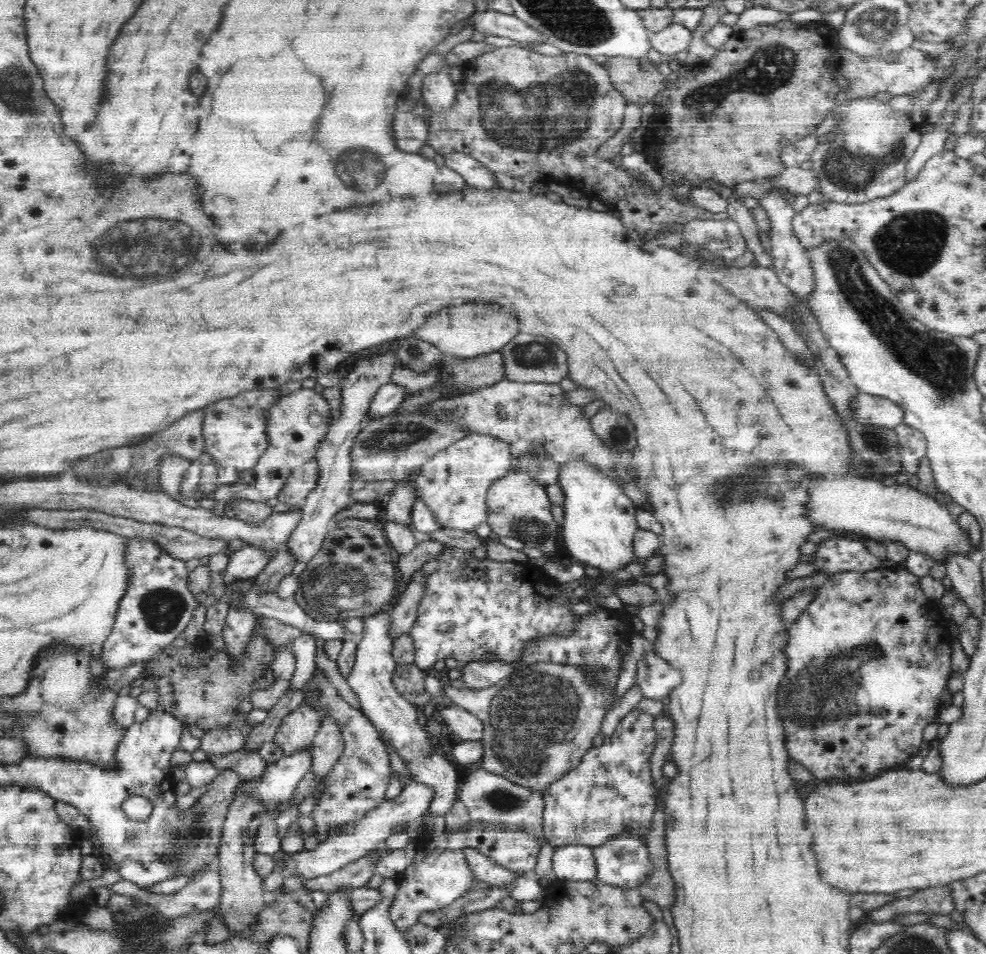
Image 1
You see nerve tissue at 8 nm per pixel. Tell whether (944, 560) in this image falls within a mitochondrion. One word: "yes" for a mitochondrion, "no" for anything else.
no

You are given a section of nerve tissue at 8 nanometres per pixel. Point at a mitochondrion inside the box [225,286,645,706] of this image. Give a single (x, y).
(329, 593)

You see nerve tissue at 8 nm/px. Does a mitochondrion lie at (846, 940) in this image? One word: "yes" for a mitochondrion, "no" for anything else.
no

